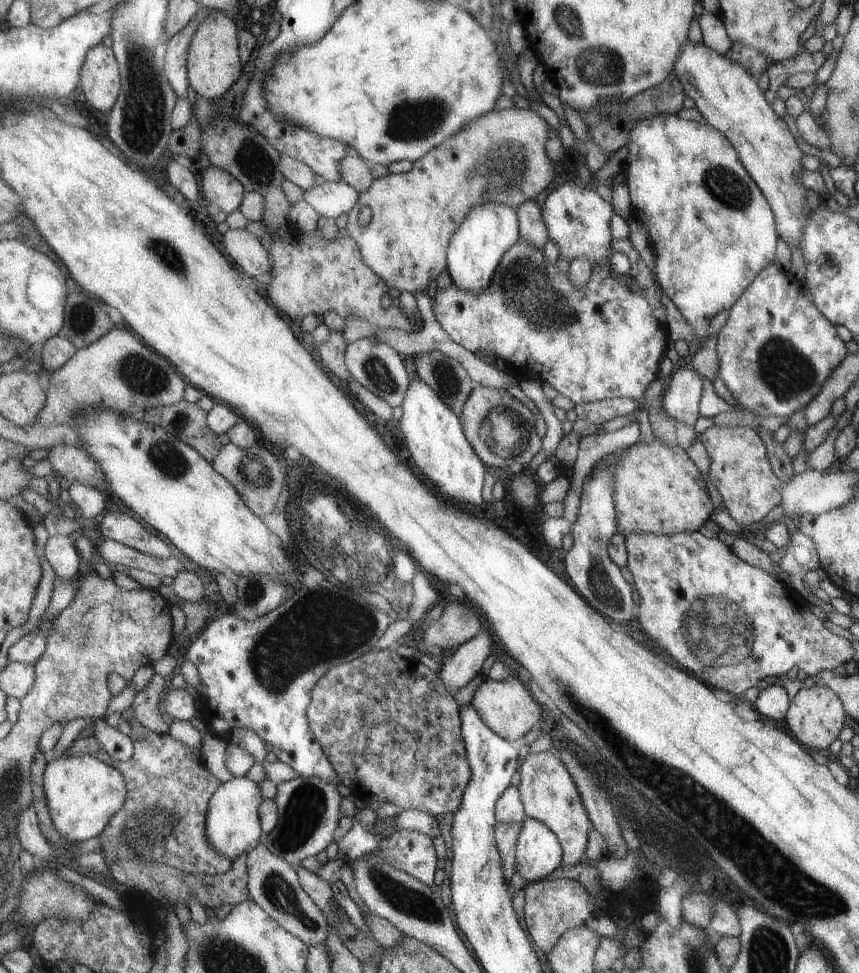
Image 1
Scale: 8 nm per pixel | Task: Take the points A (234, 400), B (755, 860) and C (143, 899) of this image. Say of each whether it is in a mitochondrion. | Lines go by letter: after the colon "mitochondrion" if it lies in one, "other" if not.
A: other
B: mitochondrion
C: other

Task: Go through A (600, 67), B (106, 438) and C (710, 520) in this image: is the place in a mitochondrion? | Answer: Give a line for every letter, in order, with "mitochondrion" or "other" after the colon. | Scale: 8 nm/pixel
A: mitochondrion
B: other
C: other

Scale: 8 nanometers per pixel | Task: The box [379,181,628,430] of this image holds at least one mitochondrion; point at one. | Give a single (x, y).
(540, 305)

